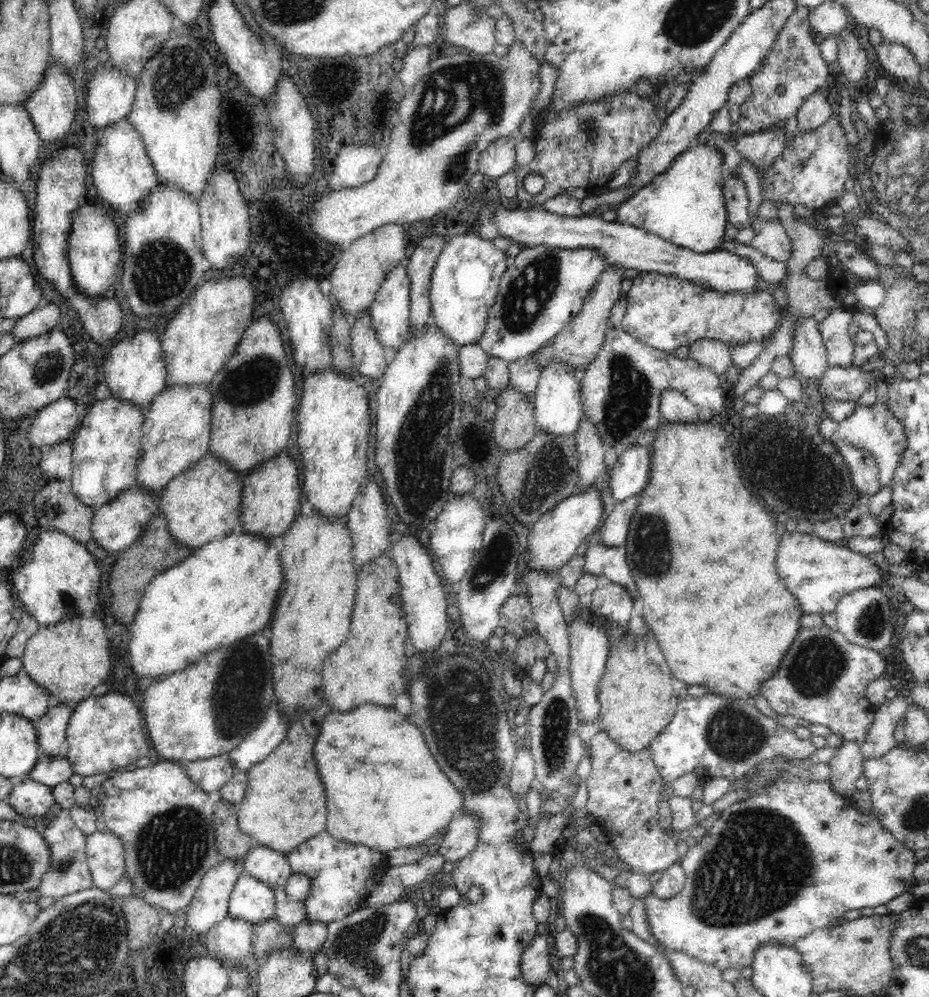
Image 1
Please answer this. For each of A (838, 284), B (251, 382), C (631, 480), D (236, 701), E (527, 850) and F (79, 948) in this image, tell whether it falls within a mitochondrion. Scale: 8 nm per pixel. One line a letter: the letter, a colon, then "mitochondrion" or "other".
A: other
B: mitochondrion
C: other
D: mitochondrion
E: other
F: mitochondrion

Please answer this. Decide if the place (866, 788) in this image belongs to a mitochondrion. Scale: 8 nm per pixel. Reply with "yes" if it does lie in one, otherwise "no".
no

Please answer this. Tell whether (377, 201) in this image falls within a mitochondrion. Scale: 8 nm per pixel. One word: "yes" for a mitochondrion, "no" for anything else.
no

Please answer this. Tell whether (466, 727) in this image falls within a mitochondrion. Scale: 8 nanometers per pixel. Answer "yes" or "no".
yes

